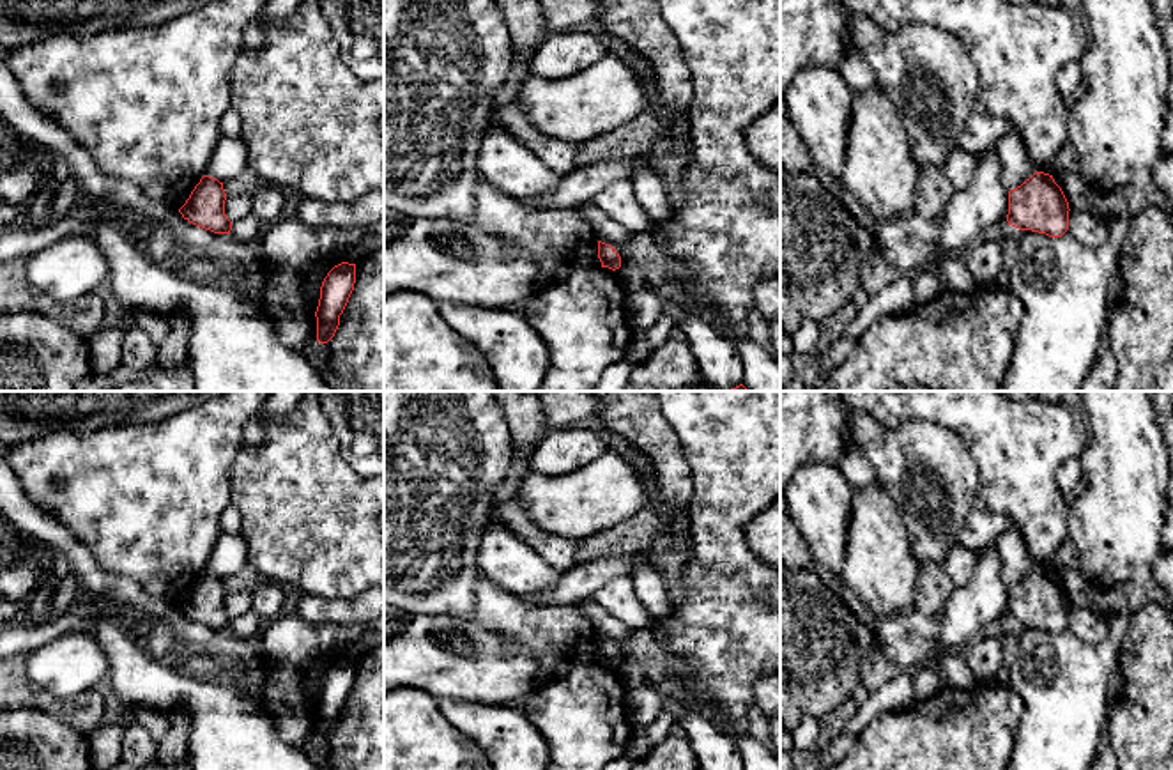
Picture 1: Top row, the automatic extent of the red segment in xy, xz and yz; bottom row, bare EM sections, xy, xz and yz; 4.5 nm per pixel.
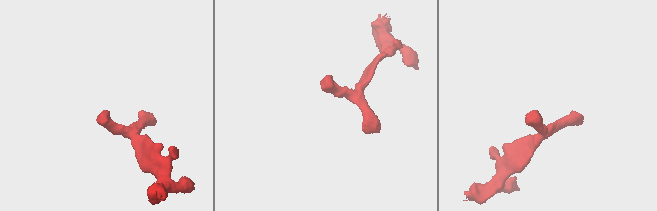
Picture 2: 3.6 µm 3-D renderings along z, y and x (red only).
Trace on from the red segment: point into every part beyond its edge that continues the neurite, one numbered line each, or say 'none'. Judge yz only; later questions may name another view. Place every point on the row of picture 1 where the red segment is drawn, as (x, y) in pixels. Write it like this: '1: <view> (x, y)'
none

